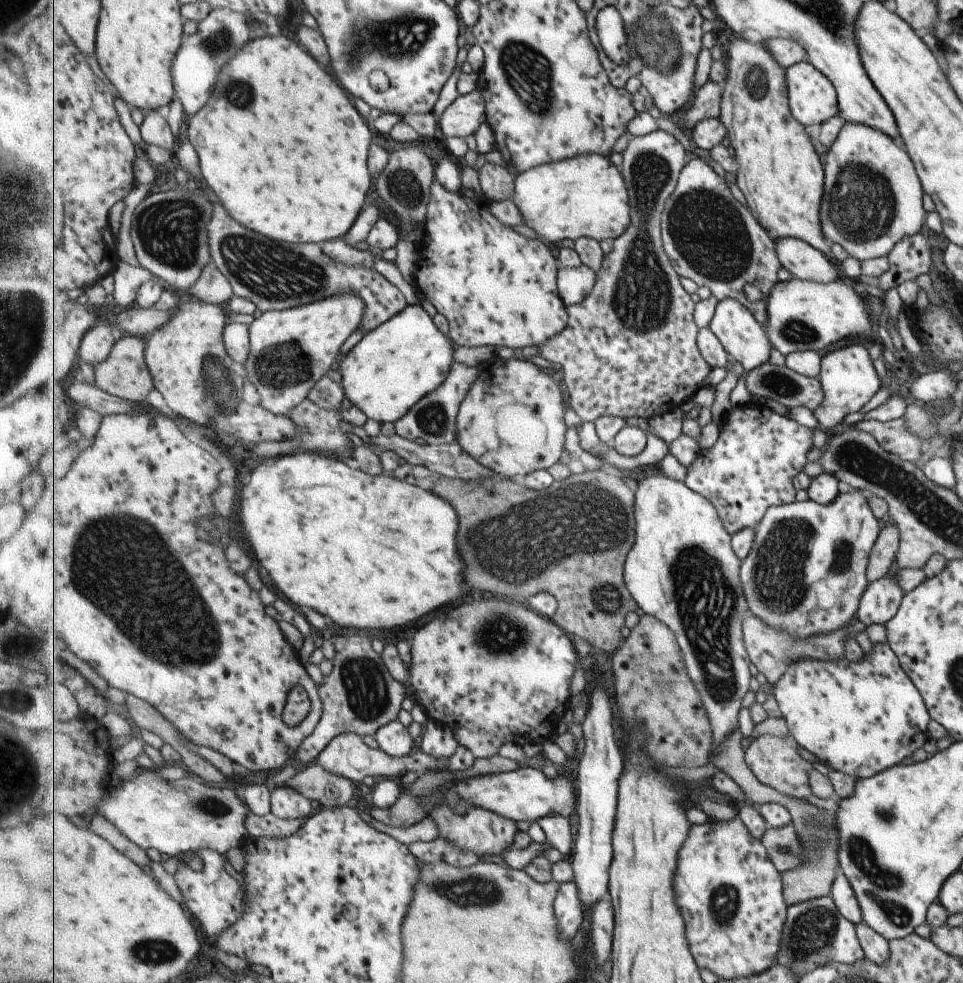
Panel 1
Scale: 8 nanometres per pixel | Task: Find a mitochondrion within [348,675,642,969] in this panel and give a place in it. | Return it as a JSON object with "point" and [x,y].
{"point":[472,890]}

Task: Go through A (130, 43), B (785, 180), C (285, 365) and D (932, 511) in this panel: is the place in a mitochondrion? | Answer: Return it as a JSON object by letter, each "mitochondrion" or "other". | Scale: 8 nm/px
{"A":"other","B":"other","C":"mitochondrion","D":"mitochondrion"}

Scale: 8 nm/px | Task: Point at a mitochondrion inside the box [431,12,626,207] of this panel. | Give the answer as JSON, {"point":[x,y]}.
{"point":[528,72]}

